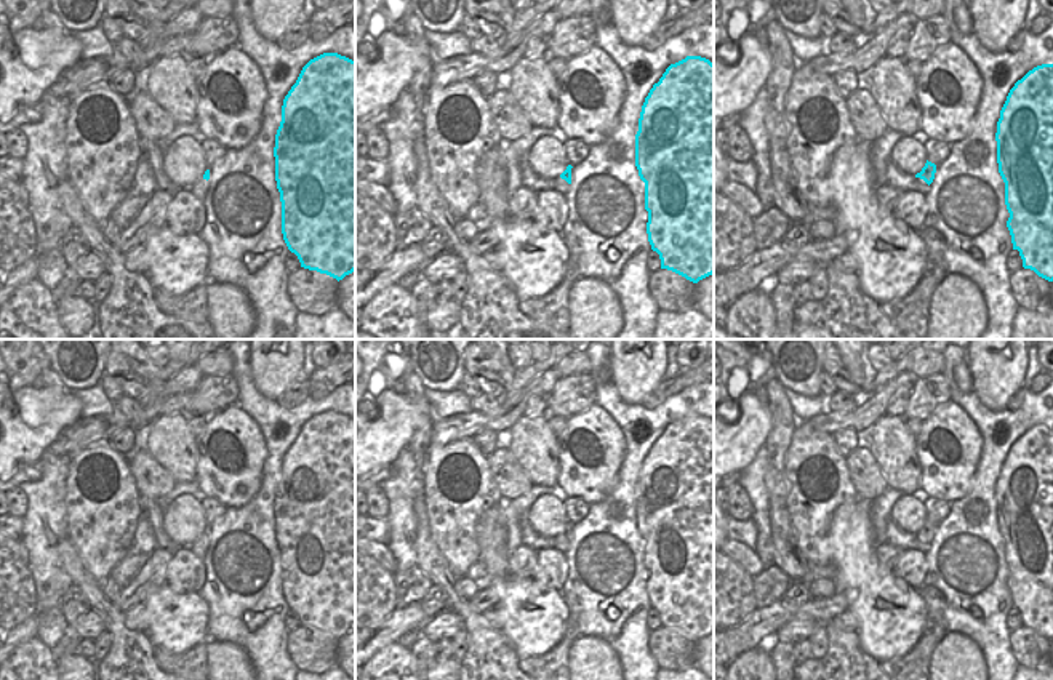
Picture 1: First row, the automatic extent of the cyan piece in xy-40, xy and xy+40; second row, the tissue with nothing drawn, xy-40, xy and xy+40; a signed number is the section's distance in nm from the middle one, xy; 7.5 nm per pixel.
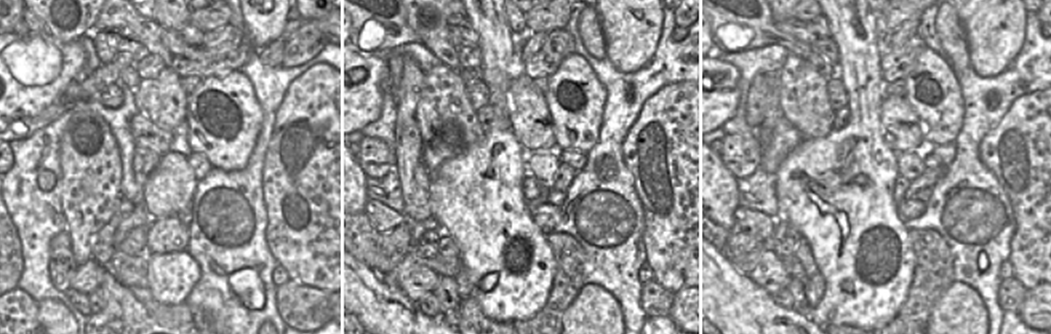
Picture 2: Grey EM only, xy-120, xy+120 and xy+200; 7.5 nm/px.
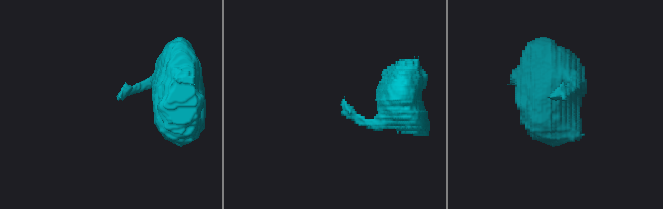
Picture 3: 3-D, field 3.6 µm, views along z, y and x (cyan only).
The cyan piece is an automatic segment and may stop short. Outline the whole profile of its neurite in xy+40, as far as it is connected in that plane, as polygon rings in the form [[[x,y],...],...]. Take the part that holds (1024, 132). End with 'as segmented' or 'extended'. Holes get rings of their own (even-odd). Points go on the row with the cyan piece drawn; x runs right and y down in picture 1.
[[[1053,64],[1037,66],[1015,83],[1000,110],[995,141],[1013,250],[1019,251],[1024,269],[1053,282]]] | as segmented

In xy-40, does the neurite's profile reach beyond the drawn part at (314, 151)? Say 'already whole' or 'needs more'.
already whole

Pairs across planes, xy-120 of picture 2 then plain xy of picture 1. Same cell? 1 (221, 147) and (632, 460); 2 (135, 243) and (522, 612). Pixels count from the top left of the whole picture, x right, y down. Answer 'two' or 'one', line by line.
1: two
2: two

